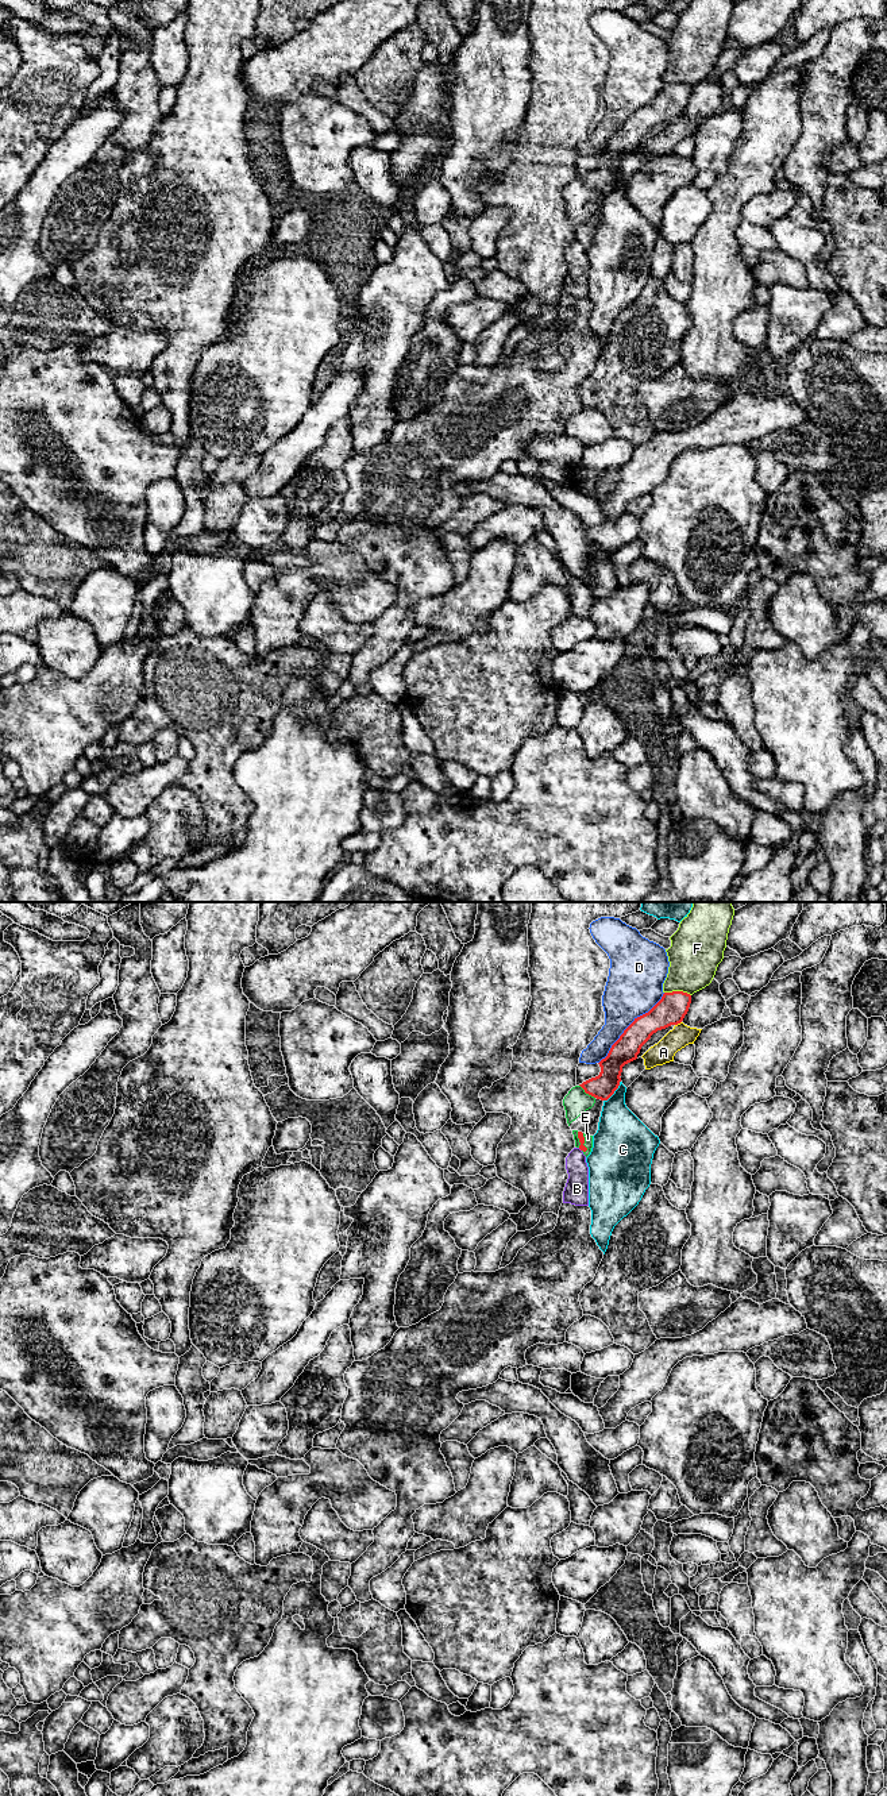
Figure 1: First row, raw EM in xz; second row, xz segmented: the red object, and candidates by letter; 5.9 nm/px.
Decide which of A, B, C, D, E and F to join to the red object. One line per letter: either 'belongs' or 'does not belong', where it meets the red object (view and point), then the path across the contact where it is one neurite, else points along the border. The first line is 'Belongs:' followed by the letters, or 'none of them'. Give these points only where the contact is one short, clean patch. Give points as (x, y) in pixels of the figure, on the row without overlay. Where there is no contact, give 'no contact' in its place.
Belongs: E
A: does not belong; contact xz (678, 115)
B: does not belong; no contact
C: does not belong; contact xz (614, 182)
D: does not belong; contact xz (628, 119)
E: belongs; contact xz (586, 185)
F: does not belong; contact xz (678, 84)

